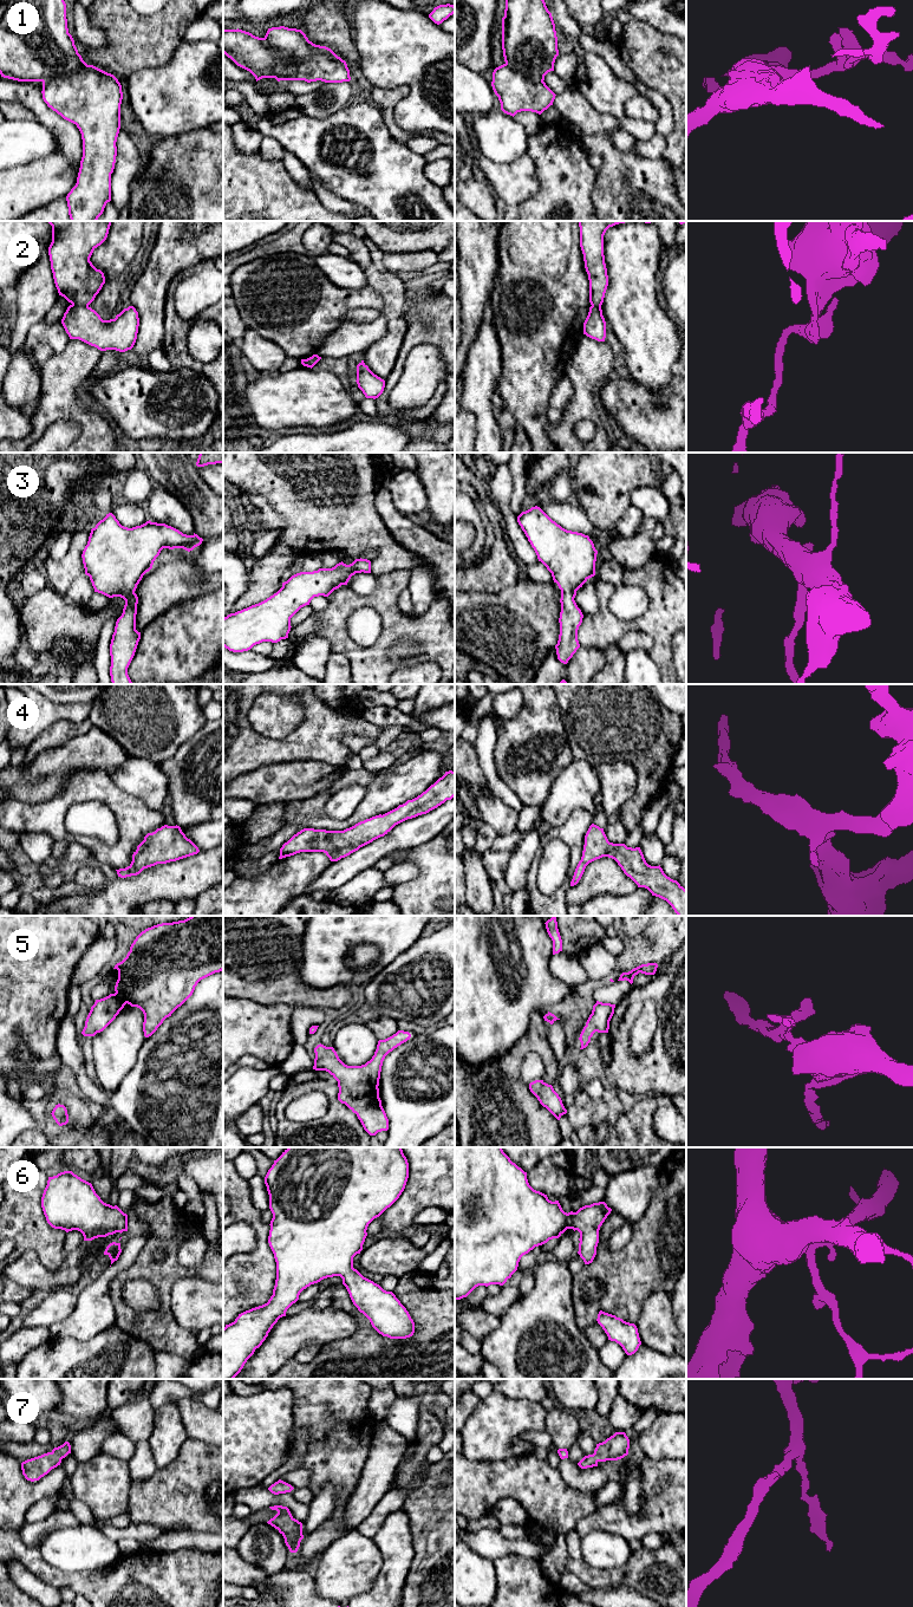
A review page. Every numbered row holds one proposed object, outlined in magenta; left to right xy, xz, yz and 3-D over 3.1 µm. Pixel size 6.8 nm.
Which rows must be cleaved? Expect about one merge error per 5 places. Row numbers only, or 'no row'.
2

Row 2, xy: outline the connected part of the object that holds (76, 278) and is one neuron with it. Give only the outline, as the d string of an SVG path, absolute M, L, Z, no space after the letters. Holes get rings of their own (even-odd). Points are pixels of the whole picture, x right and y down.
M112 221L47 222L52 226L48 255L58 293L74 306L89 306L105 284L104 273L92 265L90 258L93 251L106 240Z

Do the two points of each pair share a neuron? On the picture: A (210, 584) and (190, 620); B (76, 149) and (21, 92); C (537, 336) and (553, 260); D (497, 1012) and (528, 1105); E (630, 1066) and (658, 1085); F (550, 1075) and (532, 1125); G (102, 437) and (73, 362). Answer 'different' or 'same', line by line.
A: different
B: same
C: same
D: different
E: same
F: same
G: same

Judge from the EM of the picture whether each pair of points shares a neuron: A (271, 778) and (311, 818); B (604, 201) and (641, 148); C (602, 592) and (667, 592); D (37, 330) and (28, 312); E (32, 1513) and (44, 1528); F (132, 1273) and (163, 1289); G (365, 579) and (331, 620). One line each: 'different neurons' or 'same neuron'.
A: different neurons
B: different neurons
C: same neuron
D: different neurons
E: different neurons
F: same neuron
G: different neurons

